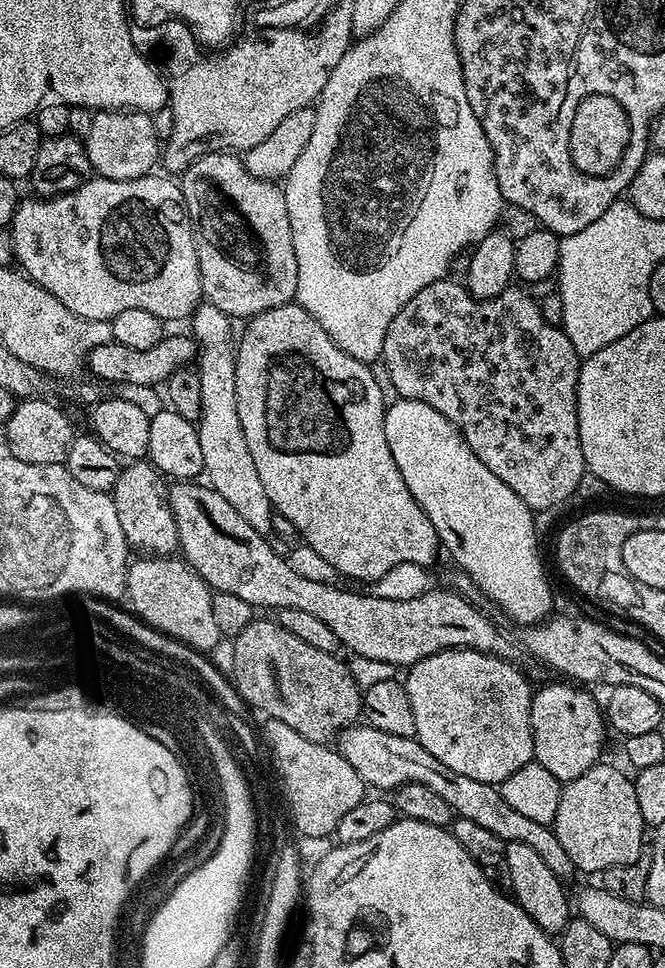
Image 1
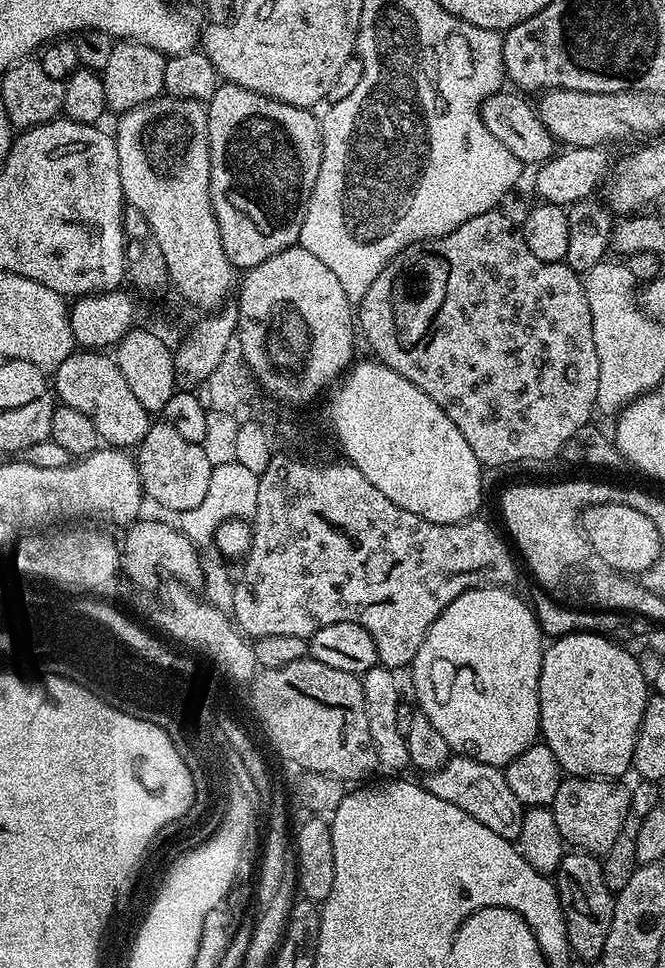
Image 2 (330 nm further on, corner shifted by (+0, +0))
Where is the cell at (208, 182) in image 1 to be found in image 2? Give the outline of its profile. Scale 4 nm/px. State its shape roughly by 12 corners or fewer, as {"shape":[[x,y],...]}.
{"shape":[[221,83],[210,202],[233,269],[300,240],[311,108]]}

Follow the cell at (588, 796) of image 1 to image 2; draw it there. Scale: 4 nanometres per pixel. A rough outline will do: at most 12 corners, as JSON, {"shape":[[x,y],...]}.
{"shape":[[564,778],[550,805],[565,845],[600,858],[632,793],[612,778]]}

